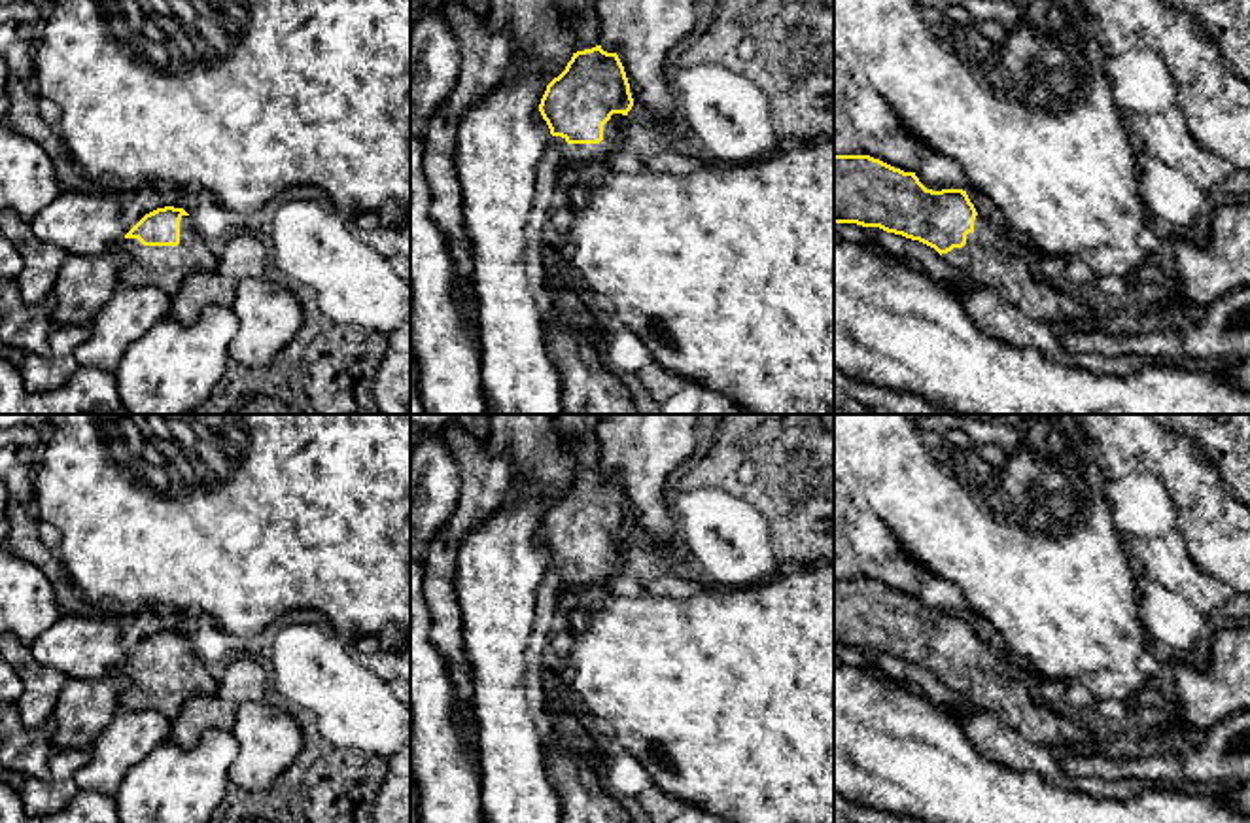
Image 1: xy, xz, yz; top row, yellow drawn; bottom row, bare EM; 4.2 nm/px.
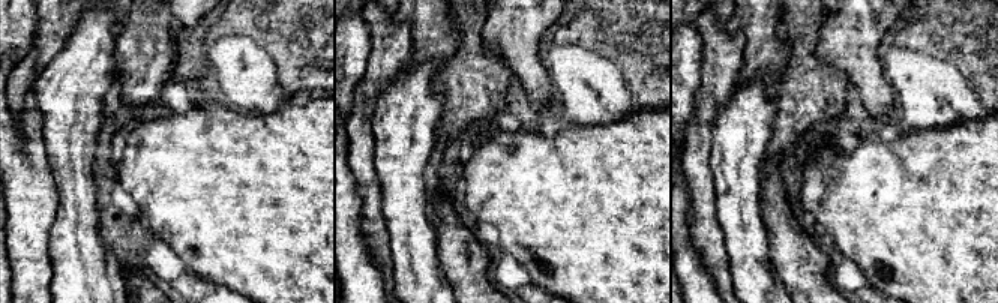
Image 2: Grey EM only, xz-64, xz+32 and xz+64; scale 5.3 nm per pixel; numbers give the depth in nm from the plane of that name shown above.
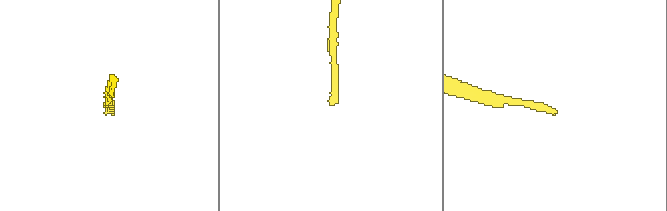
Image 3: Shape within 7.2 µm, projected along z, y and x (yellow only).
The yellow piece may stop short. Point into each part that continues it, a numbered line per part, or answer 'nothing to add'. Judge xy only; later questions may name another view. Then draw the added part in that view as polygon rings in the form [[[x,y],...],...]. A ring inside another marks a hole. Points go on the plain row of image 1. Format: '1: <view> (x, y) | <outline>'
1: xy (165, 691) | [[[189,639],[180,643],[178,670],[144,670],[138,662],[125,662],[117,679],[121,708],[155,709],[170,721],[178,717],[191,696],[212,694],[217,689],[217,679],[208,672]]]

